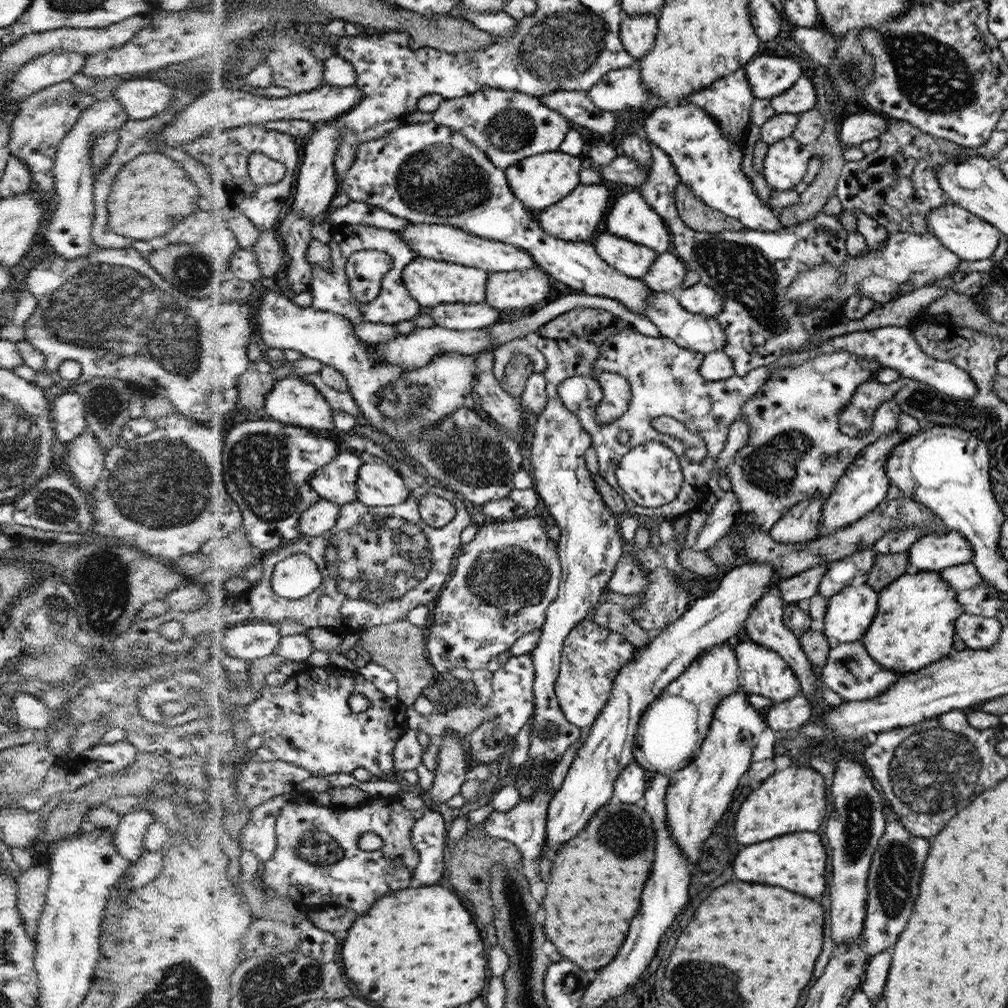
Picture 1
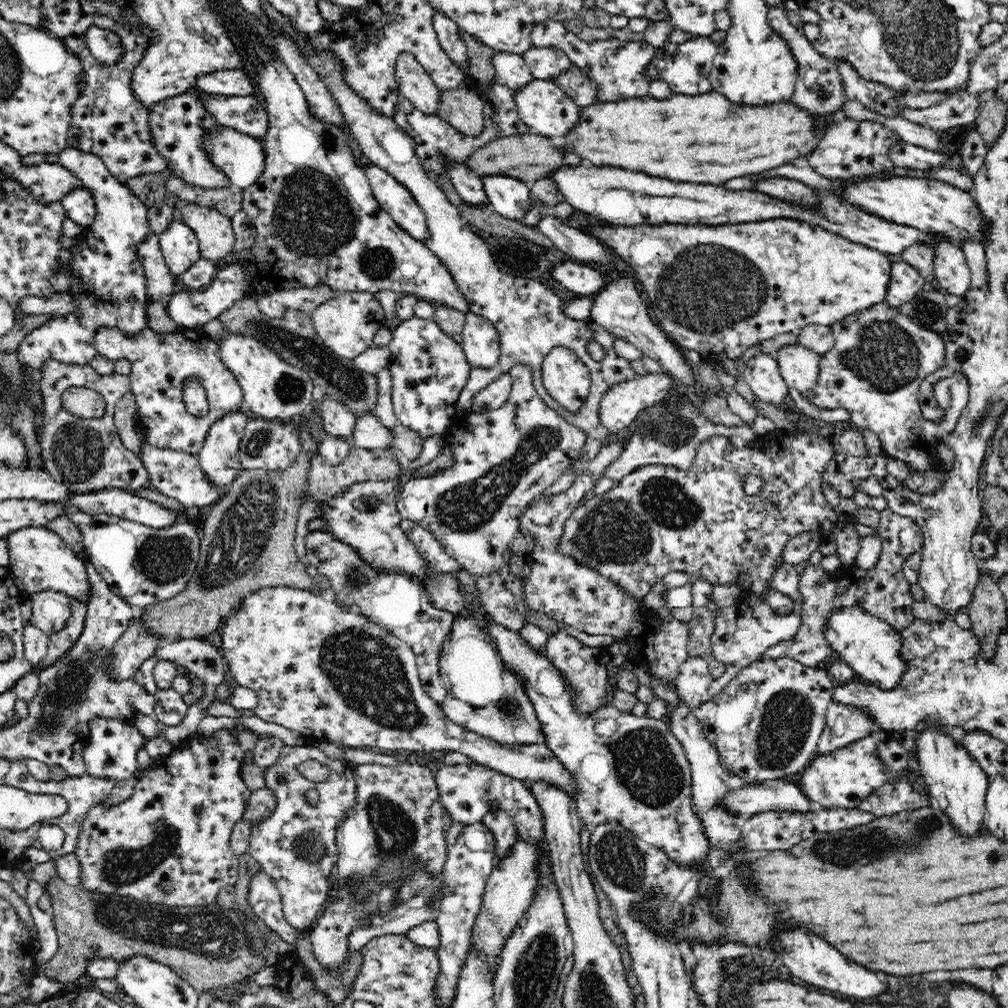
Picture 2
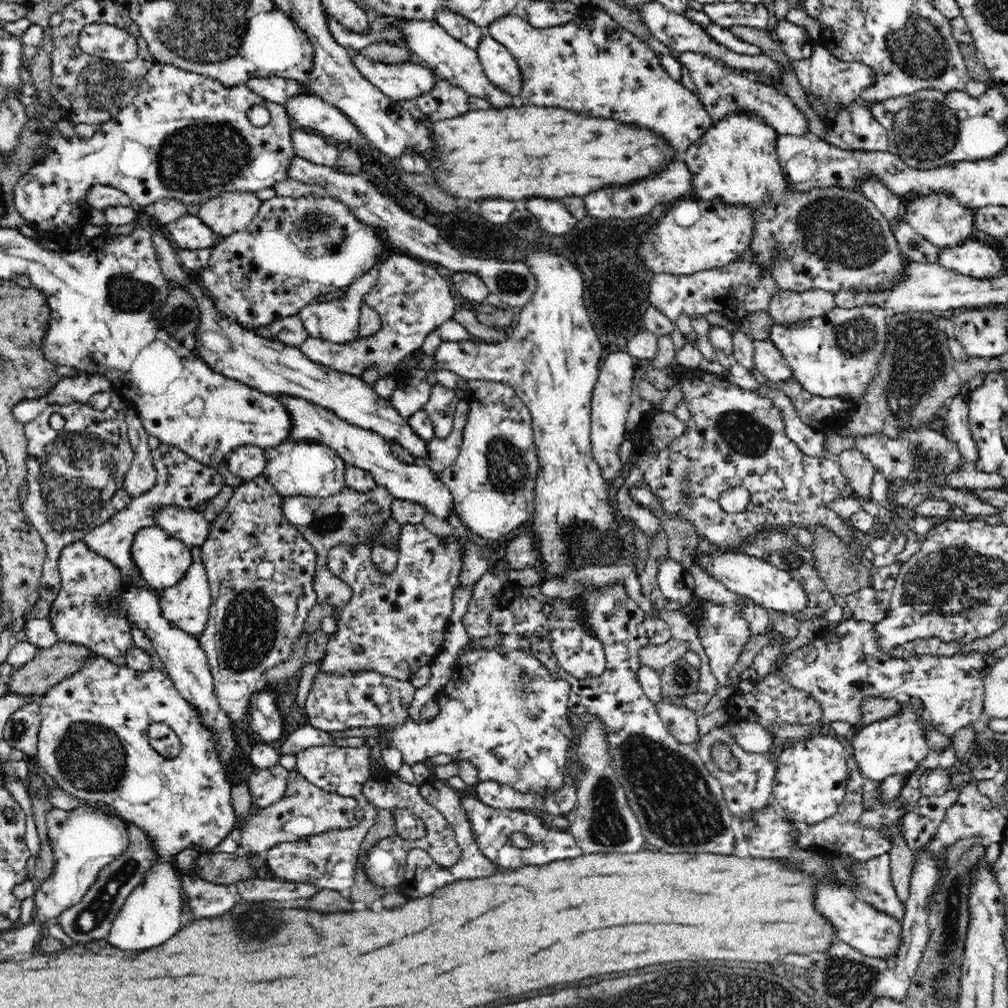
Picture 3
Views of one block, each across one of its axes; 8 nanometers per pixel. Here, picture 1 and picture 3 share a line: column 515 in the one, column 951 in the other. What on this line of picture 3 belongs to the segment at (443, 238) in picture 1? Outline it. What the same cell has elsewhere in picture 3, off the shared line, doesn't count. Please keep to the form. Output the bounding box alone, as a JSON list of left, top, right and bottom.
[939,239,1002,279]

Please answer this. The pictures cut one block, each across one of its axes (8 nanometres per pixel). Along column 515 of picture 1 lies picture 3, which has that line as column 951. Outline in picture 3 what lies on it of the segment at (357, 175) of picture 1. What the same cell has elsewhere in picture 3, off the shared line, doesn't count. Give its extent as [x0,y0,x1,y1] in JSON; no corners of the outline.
[902,192,975,249]

